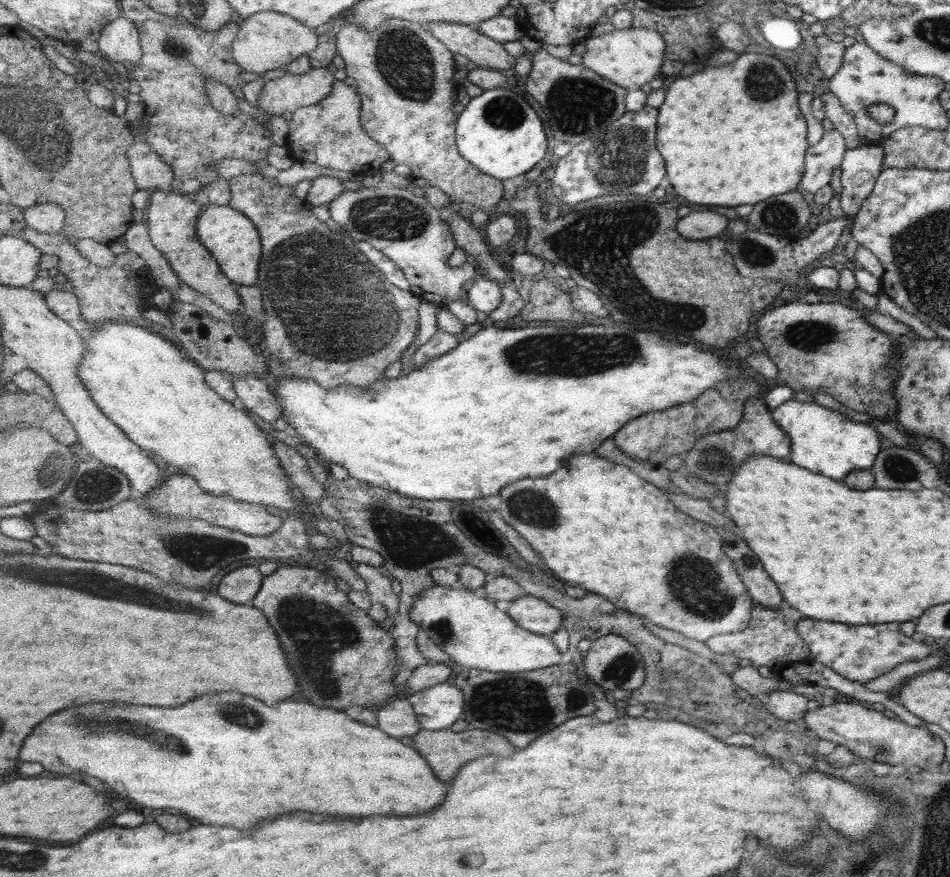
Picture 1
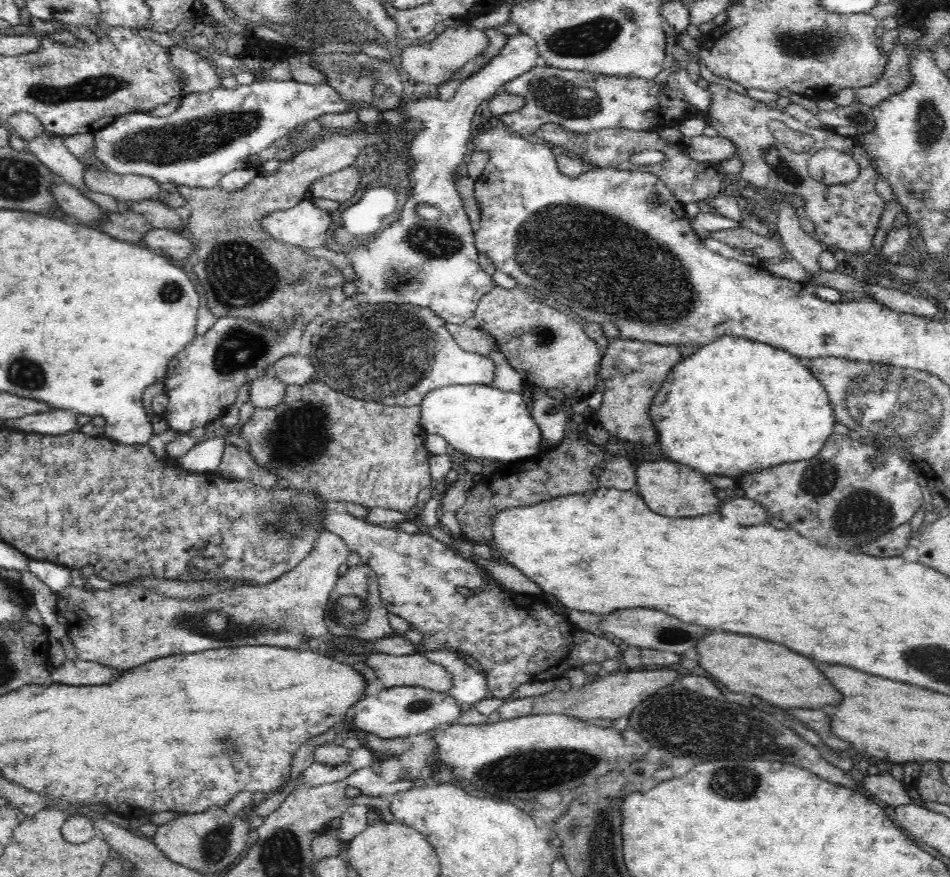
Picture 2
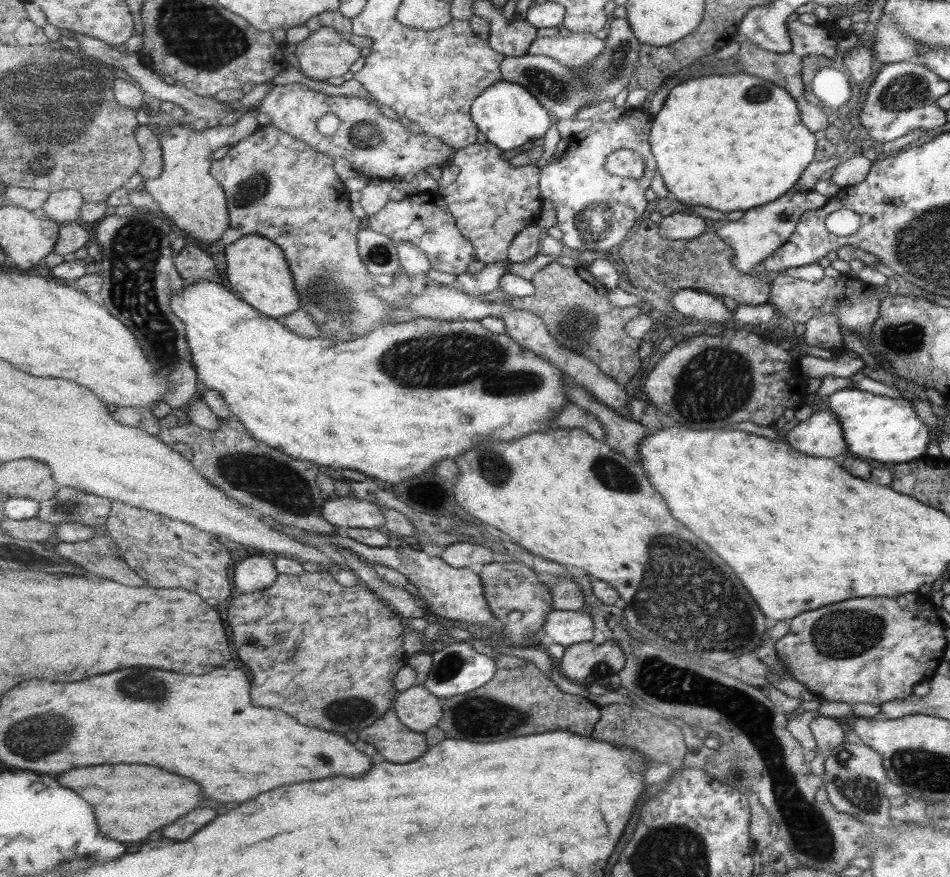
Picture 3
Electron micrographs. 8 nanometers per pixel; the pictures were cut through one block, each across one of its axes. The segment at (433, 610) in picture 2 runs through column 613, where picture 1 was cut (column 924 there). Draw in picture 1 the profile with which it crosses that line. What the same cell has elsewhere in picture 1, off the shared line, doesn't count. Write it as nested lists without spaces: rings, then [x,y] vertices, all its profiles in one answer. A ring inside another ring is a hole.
[[[801,617],[796,622],[797,636],[809,647],[809,659],[831,668],[835,674],[863,684],[889,672],[897,664],[913,662],[929,656],[934,645],[920,641],[920,637],[903,635],[899,623],[893,624],[845,624],[835,621],[813,620]]]

